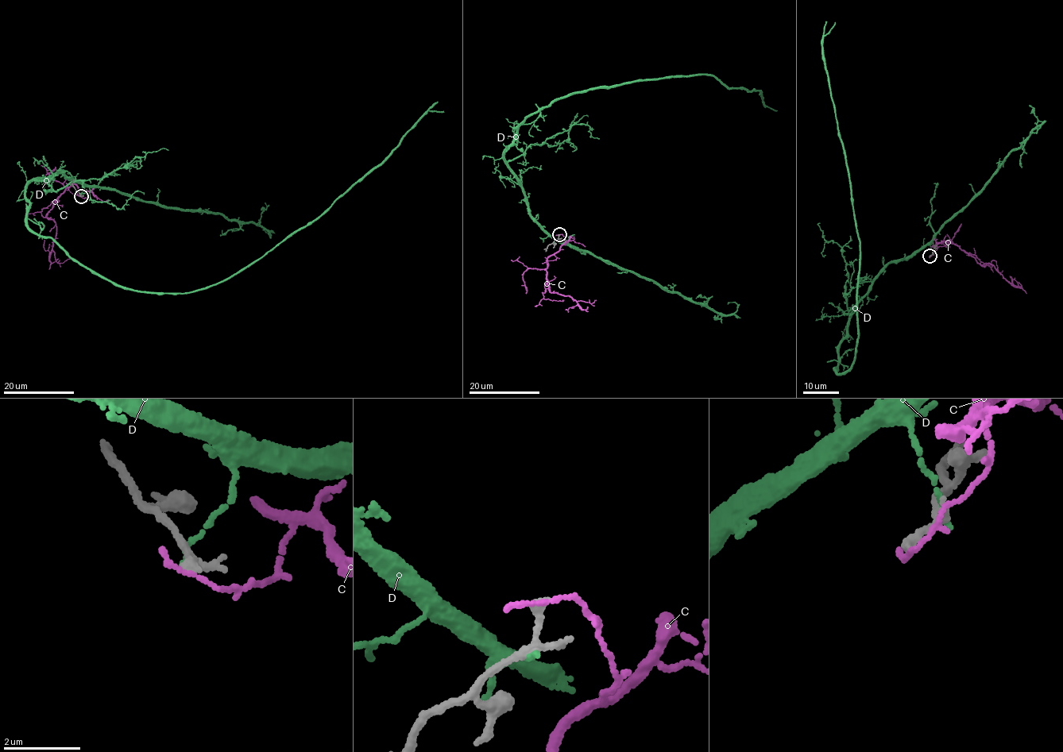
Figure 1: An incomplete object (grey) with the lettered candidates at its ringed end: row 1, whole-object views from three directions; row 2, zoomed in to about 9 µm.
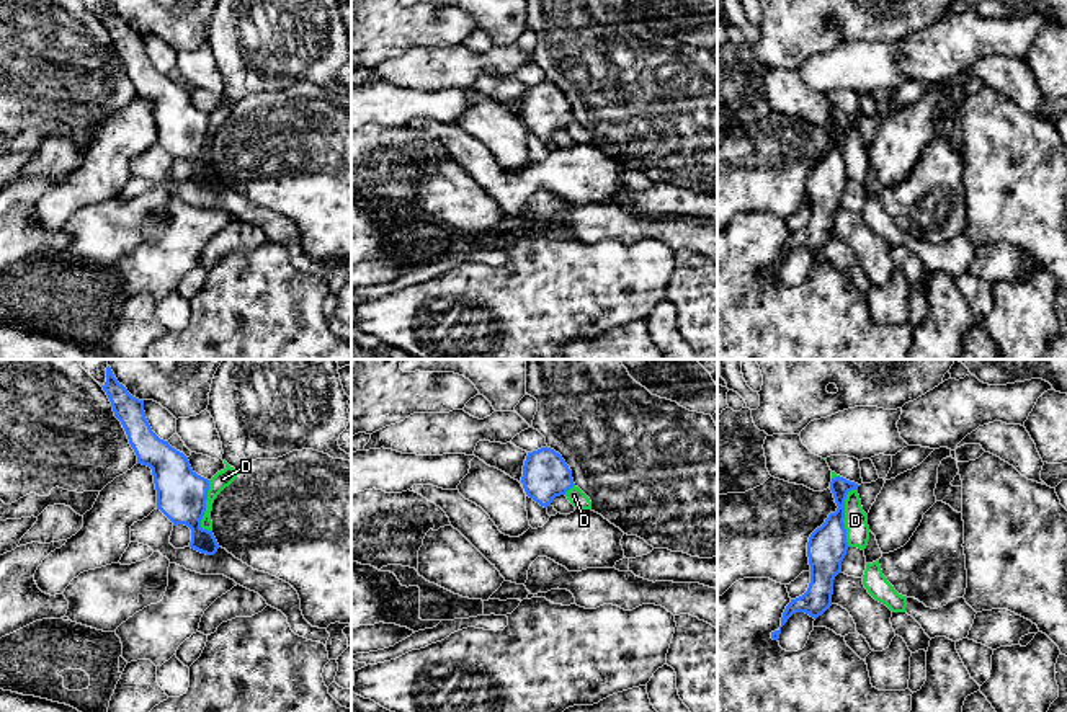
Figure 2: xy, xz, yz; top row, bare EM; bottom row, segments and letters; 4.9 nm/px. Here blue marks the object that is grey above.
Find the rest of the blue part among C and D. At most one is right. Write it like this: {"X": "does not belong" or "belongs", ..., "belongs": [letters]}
{"C": "does not belong", "D": "does not belong", "belongs": []}

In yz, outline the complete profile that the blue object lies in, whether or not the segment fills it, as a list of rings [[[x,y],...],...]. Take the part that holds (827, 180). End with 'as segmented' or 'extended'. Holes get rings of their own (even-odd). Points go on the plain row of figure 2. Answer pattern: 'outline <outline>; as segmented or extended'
outline [[[835,111],[830,116],[837,145],[830,147],[825,157],[817,162],[807,176],[807,191],[810,199],[810,217],[807,225],[791,234],[786,240],[781,261],[796,247],[806,247],[817,253],[832,240],[833,214],[842,207],[842,196],[848,185],[845,163],[845,134],[851,124],[858,124],[858,118],[843,111]]]; as segmented

